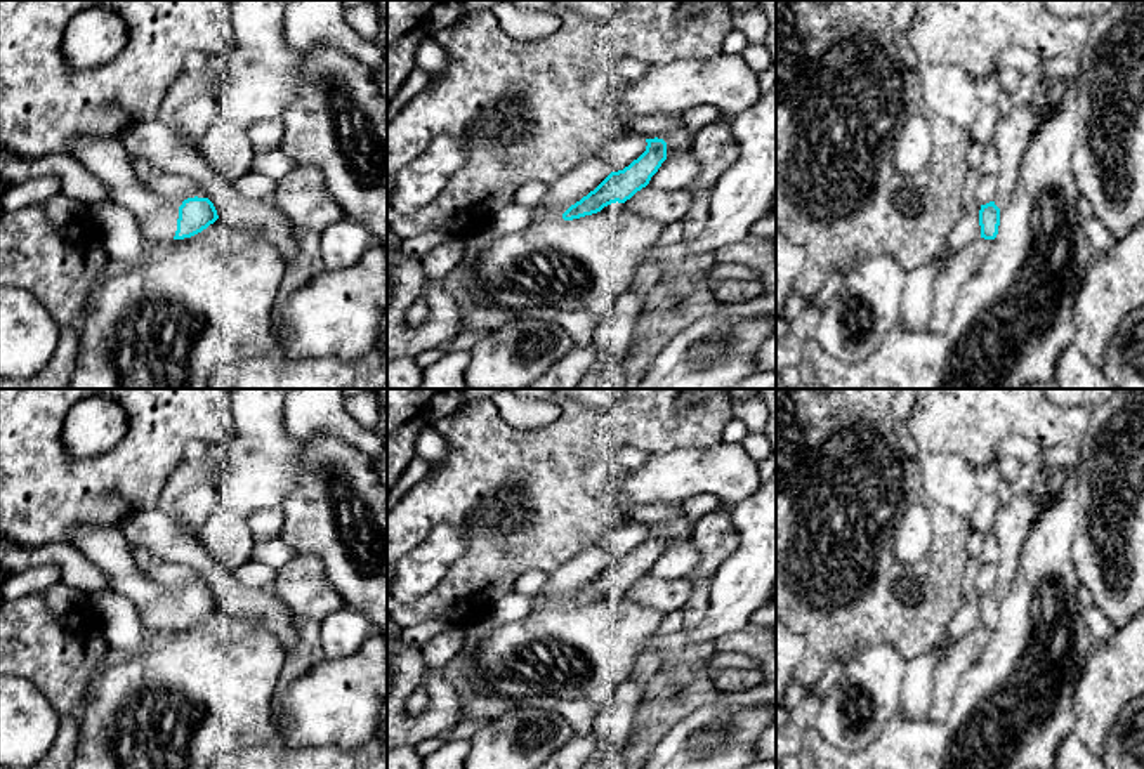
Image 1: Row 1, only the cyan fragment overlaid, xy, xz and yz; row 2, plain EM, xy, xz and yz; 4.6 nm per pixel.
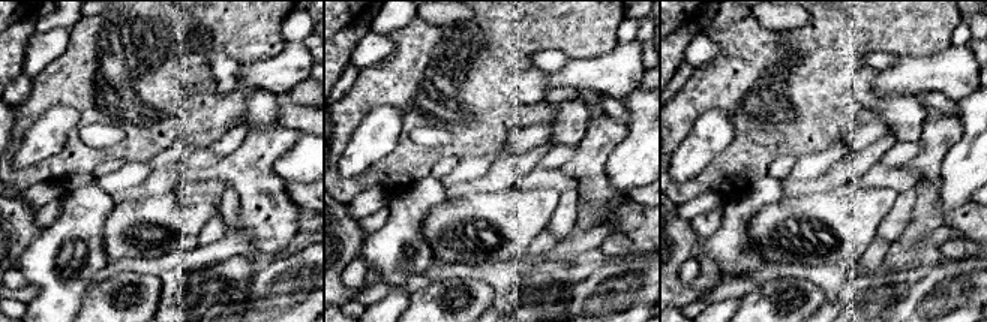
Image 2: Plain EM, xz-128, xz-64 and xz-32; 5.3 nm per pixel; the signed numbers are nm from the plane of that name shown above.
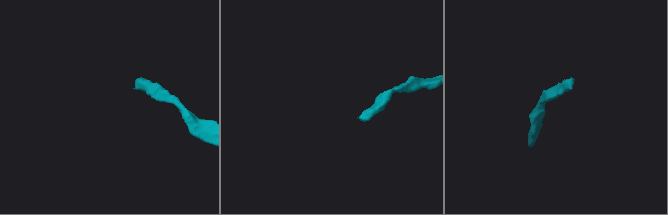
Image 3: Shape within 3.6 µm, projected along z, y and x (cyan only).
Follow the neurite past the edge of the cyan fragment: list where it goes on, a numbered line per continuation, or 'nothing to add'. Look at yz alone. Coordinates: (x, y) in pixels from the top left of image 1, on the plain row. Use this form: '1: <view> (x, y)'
1: yz (1012, 521)

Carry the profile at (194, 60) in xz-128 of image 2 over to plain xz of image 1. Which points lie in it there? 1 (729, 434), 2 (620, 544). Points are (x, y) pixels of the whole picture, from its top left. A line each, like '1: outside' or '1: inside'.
1: outside
2: outside

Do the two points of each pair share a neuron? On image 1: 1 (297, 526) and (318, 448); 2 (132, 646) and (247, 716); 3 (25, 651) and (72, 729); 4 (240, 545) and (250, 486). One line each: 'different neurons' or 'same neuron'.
1: same neuron
2: different neurons
3: same neuron
4: different neurons

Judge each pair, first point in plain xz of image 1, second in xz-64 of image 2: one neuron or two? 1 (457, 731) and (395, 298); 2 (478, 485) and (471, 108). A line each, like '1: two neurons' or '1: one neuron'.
1: two neurons
2: one neuron

